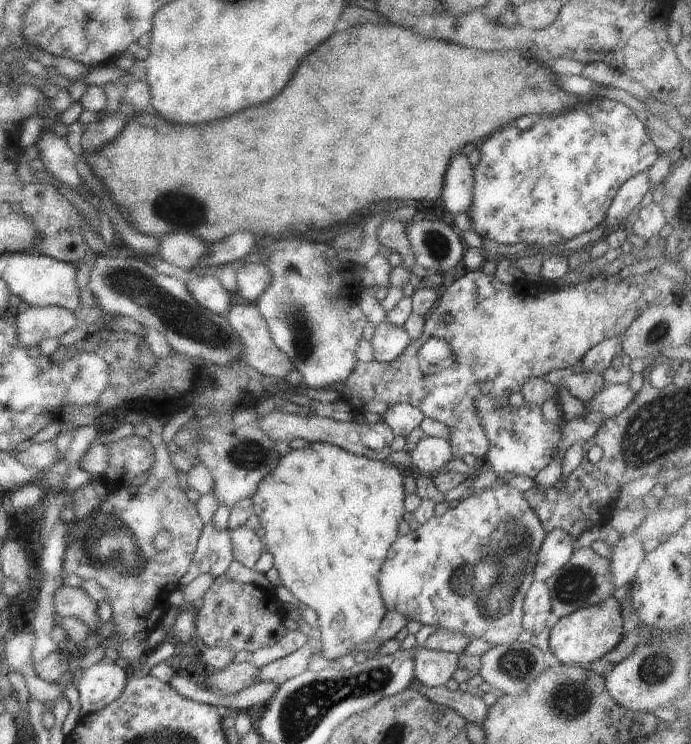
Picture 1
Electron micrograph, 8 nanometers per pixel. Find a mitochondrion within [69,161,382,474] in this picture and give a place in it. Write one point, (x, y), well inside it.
(177, 316)

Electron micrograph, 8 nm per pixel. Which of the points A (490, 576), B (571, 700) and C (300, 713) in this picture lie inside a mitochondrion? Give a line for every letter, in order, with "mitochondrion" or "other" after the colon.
A: mitochondrion
B: mitochondrion
C: mitochondrion

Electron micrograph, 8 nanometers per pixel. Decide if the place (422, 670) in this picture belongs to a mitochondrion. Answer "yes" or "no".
no

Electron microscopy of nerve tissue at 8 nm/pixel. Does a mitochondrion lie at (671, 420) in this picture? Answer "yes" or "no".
yes

